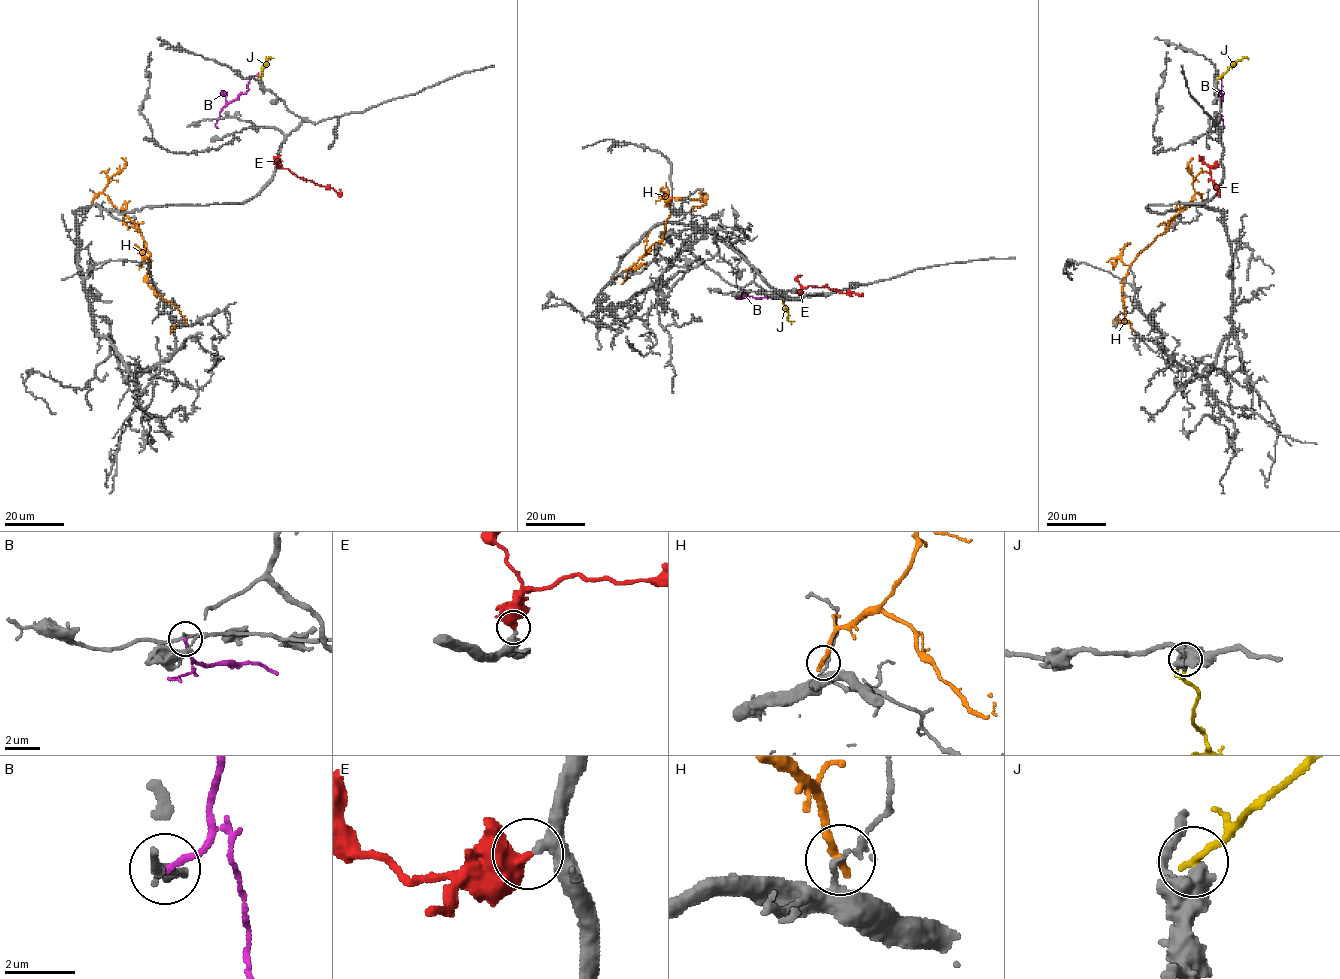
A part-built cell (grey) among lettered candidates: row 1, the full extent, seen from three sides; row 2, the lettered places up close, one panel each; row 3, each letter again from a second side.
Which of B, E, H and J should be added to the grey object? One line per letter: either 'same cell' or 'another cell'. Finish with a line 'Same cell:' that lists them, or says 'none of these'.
B: another cell
E: same cell
H: another cell
J: another cell
Same cell: E

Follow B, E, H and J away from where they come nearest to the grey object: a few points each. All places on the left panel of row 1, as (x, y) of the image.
B: (218, 118), (220, 111), (247, 90), (249, 80), (258, 73)
E: (279, 163), (299, 177), (338, 192), (339, 189)
H: (92, 202), (104, 193), (141, 234), (150, 253), (147, 283), (176, 308), (184, 320), (171, 329), (174, 331)
J: (260, 80), (267, 58), (273, 57)

